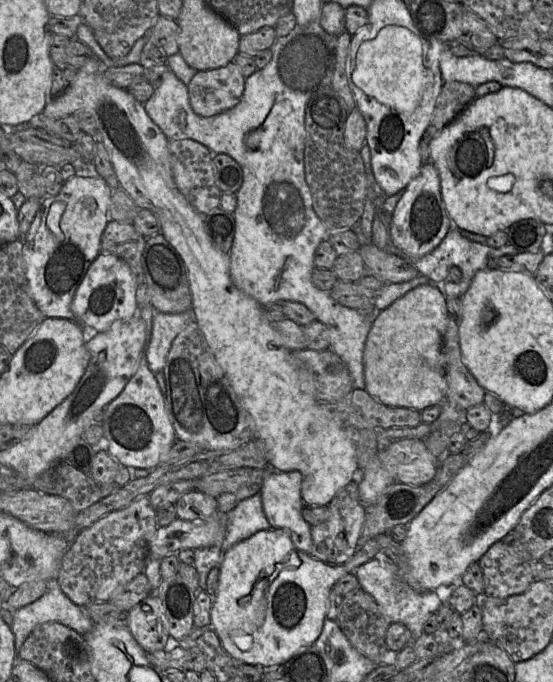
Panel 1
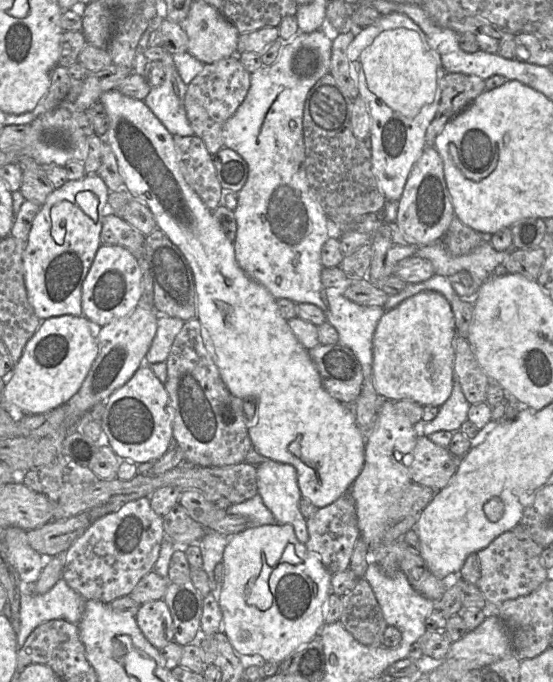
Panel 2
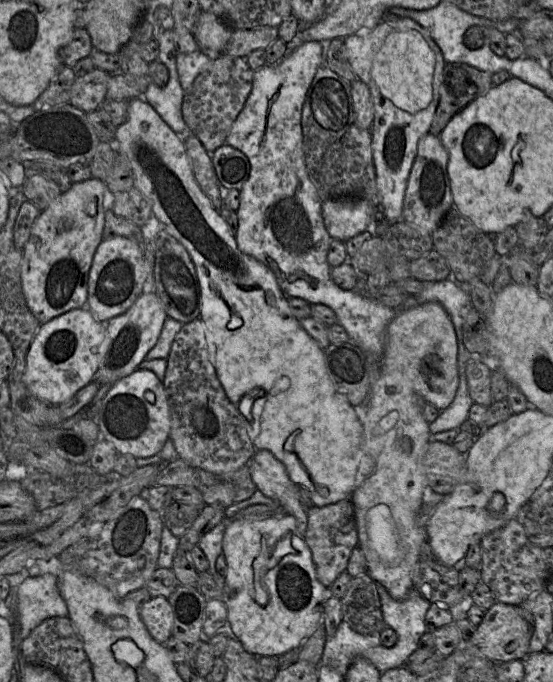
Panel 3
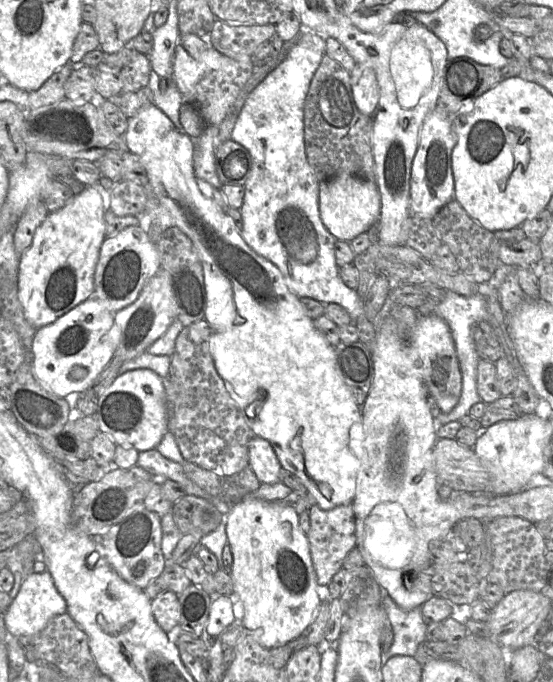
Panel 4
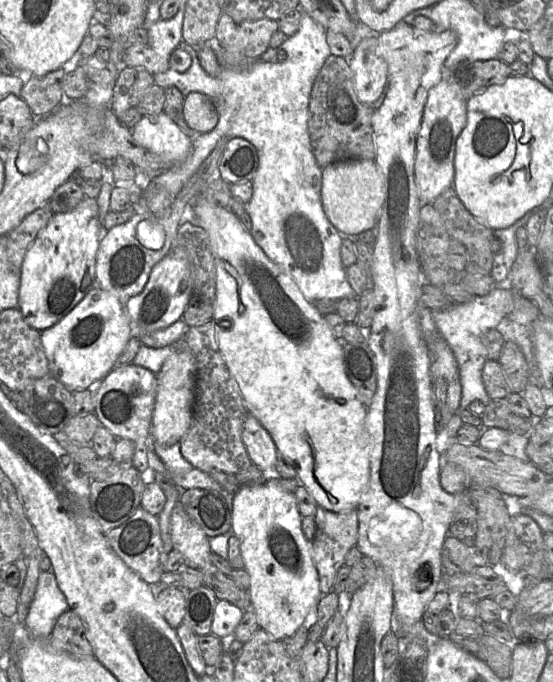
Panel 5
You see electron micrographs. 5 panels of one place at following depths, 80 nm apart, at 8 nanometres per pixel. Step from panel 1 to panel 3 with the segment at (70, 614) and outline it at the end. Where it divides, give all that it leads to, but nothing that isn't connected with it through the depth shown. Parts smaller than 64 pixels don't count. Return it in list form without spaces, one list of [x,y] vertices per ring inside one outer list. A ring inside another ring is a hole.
[[[51,573],[28,576],[17,588],[17,618],[25,639],[46,619],[67,617],[68,608],[58,588],[58,576]]]

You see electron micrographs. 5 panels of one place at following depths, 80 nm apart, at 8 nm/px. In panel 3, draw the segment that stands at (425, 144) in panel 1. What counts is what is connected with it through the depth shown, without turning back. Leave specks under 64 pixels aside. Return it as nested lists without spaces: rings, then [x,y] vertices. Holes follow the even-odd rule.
[[[462,62],[446,63],[429,133],[439,136],[457,113],[484,95],[493,86],[493,74]]]

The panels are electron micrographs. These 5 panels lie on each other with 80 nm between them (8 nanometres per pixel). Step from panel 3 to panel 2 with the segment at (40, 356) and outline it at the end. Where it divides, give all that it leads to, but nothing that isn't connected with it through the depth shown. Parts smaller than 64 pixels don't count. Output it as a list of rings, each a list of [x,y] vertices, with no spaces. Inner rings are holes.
[[[62,315],[41,321],[26,343],[22,355],[5,379],[3,402],[24,415],[38,415],[65,405],[85,380],[98,355],[97,338],[91,334],[89,321],[84,316]]]

